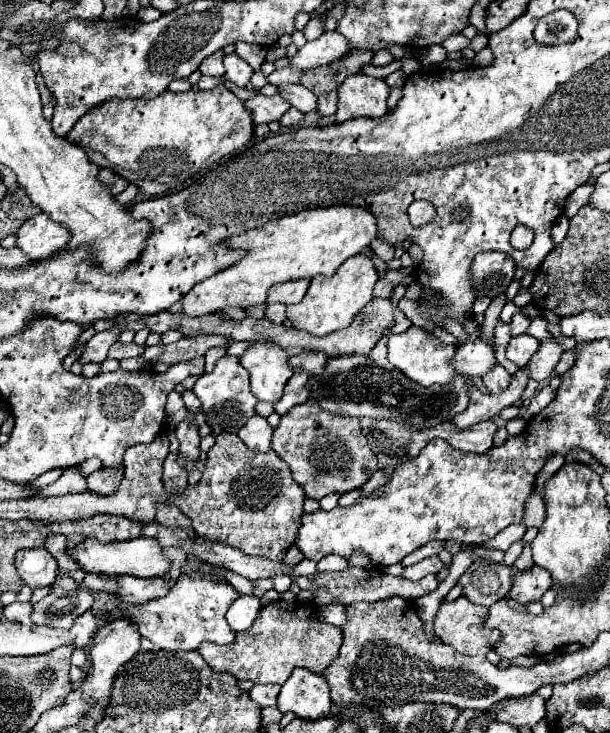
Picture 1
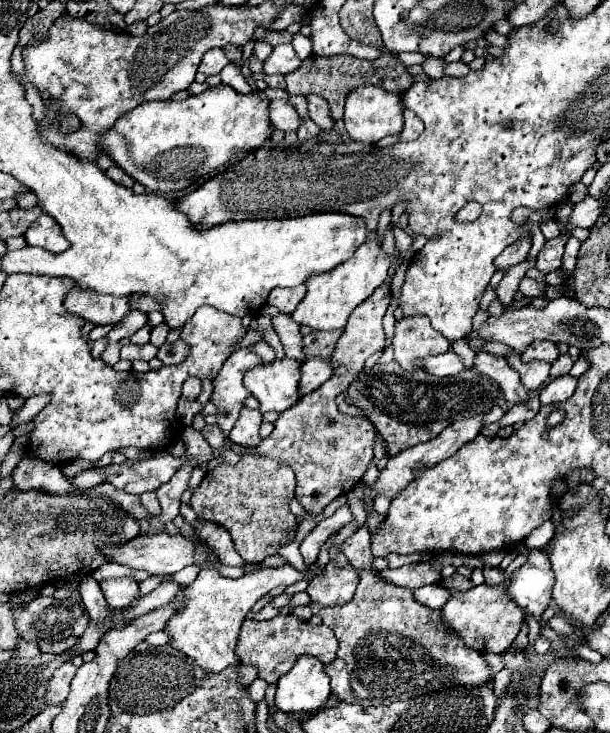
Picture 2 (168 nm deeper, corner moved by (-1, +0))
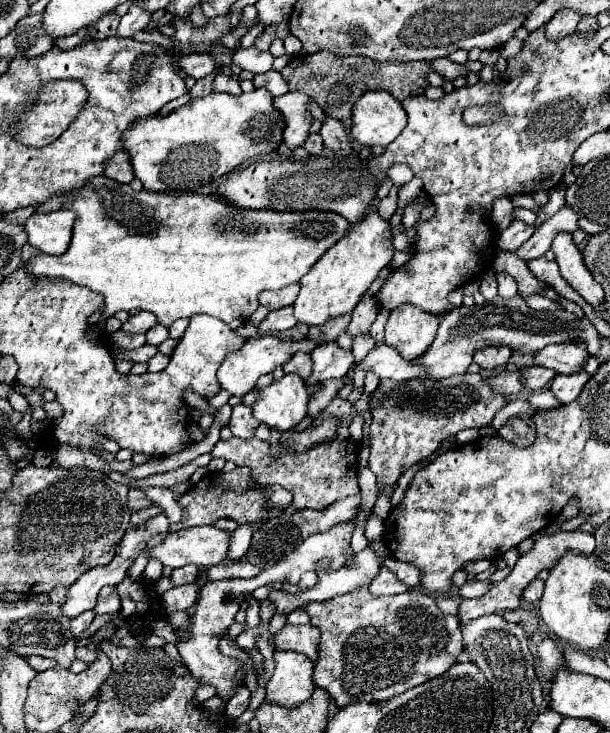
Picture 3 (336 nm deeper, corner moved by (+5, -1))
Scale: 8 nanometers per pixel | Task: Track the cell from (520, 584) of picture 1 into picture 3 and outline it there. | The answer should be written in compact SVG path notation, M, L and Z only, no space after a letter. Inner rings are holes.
M532 580L532 582L528 584L528 588L524 590L524 600L528 600L528 602L538 602L540 596L542 596L542 592L544 592L544 582L542 582L542 580Z

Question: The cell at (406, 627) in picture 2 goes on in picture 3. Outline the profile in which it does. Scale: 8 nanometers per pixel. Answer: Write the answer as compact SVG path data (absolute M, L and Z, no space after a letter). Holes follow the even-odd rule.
M360 588L328 602L312 602L306 606L306 612L320 630L320 660L316 660L314 684L326 688L338 708L360 700L380 702L398 696L404 690L444 674L452 662L456 664L456 656L462 652L460 620L440 612L434 598L418 588L410 588L398 596L372 596L368 588Z

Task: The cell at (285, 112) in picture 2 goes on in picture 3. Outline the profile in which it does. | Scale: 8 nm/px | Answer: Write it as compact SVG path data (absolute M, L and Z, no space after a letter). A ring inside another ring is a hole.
M288 92L284 96L274 98L274 106L284 114L286 128L284 128L284 144L288 148L298 148L306 142L310 134L312 116L308 112L310 98L304 92Z

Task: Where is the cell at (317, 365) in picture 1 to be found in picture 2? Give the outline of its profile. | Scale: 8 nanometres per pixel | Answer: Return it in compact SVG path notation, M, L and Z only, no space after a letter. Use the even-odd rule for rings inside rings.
M342 329L338 331L312 331L304 337L304 355L310 357L330 357L332 349L340 337Z

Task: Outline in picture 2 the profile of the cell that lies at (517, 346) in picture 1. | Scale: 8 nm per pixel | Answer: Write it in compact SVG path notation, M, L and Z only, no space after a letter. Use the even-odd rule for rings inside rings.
M536 341L536 343L532 343L528 349L524 349L524 351L520 353L520 359L522 359L522 361L540 359L540 361L552 363L558 355L560 355L560 353L558 353L558 349L556 349L556 343L552 343L552 341Z

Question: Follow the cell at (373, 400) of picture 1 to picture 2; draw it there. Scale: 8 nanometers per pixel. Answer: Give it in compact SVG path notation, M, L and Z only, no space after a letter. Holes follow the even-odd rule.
M392 361L388 365L376 363L376 373L372 369L368 373L366 373L366 369L362 369L354 377L354 381L348 385L346 397L354 407L360 407L366 413L366 417L374 423L378 433L384 435L384 439L388 441L388 453L396 455L402 449L408 449L412 445L418 445L422 441L432 439L444 427L452 425L454 419L458 421L458 419L480 415L480 413L488 413L496 405L498 389L490 379L486 379L480 373L476 373L474 369L468 369L468 371L460 373L460 375L456 375L456 377L434 377L430 373L424 373L424 371L408 373L396 361Z

